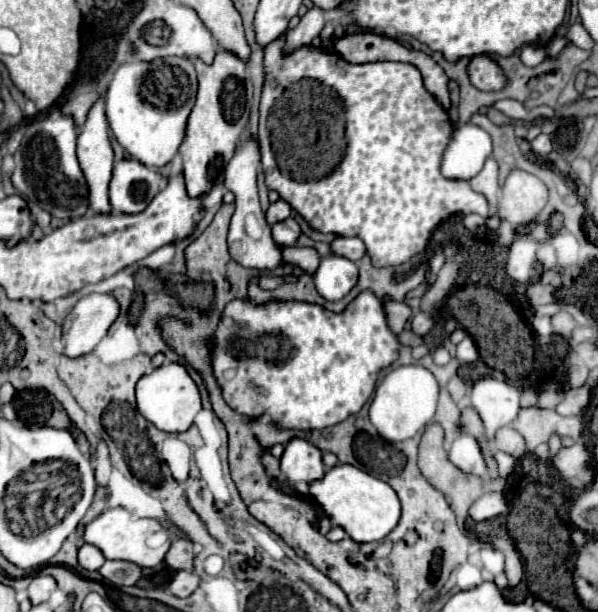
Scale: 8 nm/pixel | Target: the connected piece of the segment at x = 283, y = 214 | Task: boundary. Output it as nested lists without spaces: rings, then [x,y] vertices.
[[[284,199],[272,203],[272,205],[268,207],[268,211],[266,211],[266,219],[268,219],[270,225],[274,225],[274,223],[278,223],[278,221],[284,221],[284,219],[288,219],[288,217],[290,217],[290,205],[288,205]]]

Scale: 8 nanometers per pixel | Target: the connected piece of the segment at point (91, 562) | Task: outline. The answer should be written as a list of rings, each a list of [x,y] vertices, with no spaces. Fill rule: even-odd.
[[[82,545],[78,551],[78,561],[80,567],[86,571],[98,571],[104,565],[104,555],[100,553],[100,549],[92,547],[92,545]]]

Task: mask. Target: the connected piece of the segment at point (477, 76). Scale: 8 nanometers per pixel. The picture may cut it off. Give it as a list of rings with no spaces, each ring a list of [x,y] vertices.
[[[478,55],[478,57],[472,59],[470,79],[472,79],[472,85],[482,89],[482,91],[494,91],[494,89],[504,87],[504,73],[486,55]]]

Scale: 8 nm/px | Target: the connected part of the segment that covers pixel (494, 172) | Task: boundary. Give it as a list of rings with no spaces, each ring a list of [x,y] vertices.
[[[490,157],[488,163],[484,163],[480,175],[476,175],[476,179],[470,181],[470,187],[476,191],[476,193],[482,193],[486,199],[488,199],[488,217],[494,217],[496,211],[498,211],[498,191],[500,191],[500,185],[498,185],[498,165],[496,161]]]

